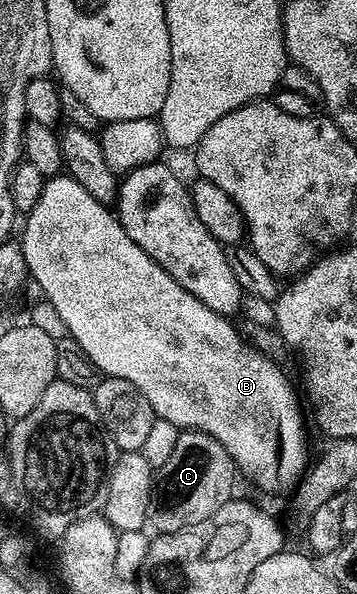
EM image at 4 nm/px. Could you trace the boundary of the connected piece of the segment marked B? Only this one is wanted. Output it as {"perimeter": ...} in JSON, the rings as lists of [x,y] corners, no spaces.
{"perimeter":[[[58,175],[50,177],[42,187],[42,194],[39,195],[38,202],[35,207],[24,218],[25,230],[19,234],[19,240],[23,255],[26,257],[26,267],[28,276],[34,281],[37,280],[41,284],[44,300],[54,305],[59,313],[59,318],[63,319],[68,329],[68,336],[73,337],[79,343],[79,347],[83,347],[85,354],[97,364],[98,370],[102,374],[110,377],[122,377],[131,383],[135,383],[135,387],[139,387],[139,391],[147,399],[147,403],[151,403],[154,414],[160,420],[167,423],[175,423],[178,429],[188,431],[197,429],[200,433],[211,435],[219,443],[223,443],[223,447],[231,455],[234,466],[238,470],[241,469],[249,477],[254,477],[259,484],[265,489],[289,489],[302,480],[305,469],[305,425],[301,422],[301,405],[297,402],[297,397],[293,394],[293,389],[289,386],[287,378],[281,374],[281,369],[273,361],[268,361],[264,357],[260,348],[254,347],[250,342],[241,336],[238,326],[232,325],[234,322],[228,317],[224,317],[221,313],[211,311],[211,307],[207,307],[199,299],[195,299],[195,295],[191,295],[183,287],[179,287],[179,283],[175,283],[175,279],[171,279],[171,275],[167,275],[167,271],[163,271],[163,267],[159,267],[143,252],[134,241],[129,238],[127,231],[121,226],[117,220],[117,214],[108,205],[101,205],[99,199],[91,199],[91,195],[87,195],[87,191],[74,177],[68,175]]]}

